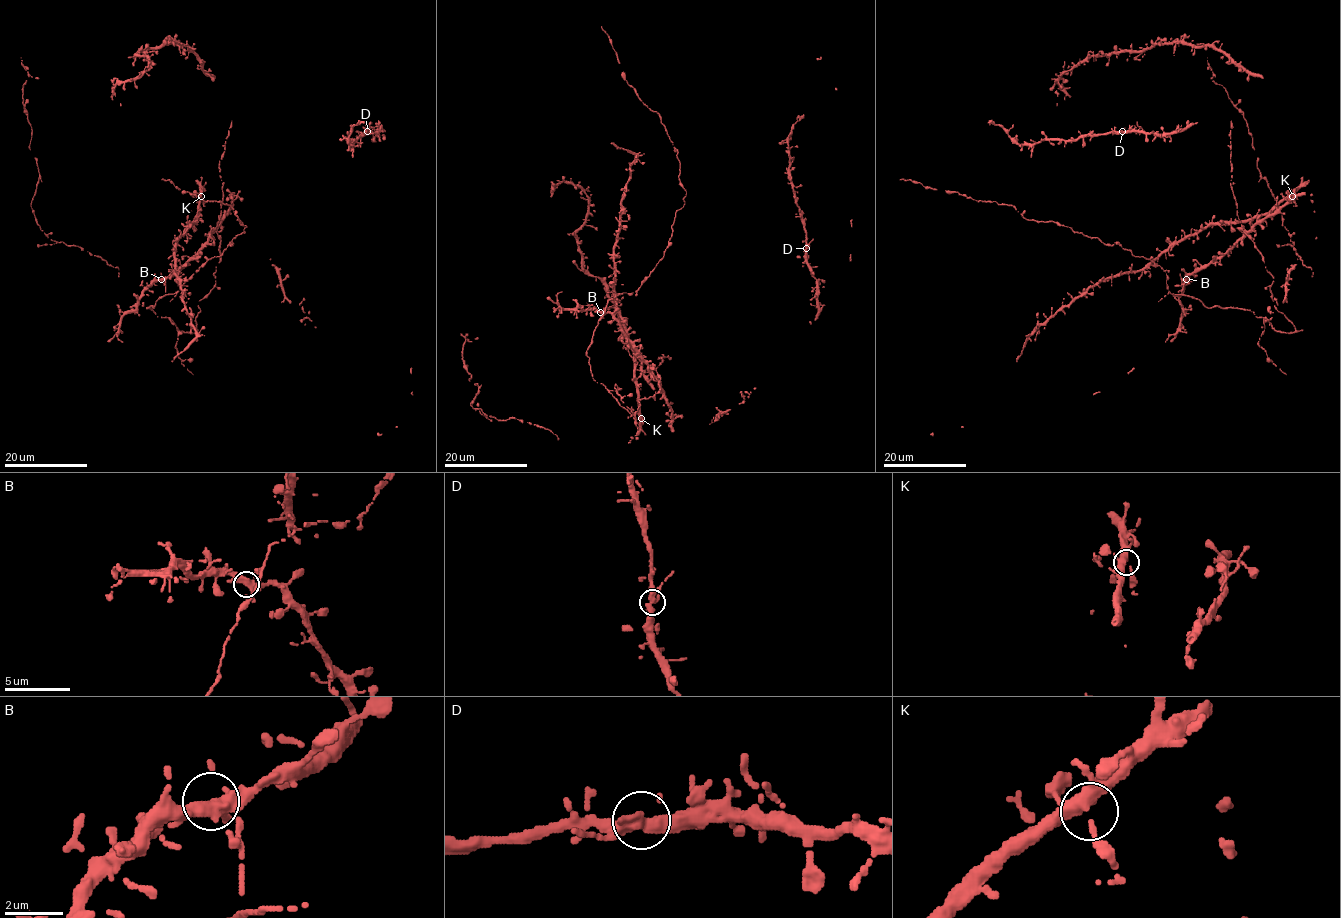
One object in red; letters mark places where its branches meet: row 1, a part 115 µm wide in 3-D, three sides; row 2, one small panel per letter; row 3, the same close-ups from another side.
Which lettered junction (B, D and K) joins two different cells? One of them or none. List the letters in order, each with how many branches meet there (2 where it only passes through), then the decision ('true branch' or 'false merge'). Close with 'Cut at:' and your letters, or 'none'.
B: branches 4; true branch
D: branches 4; true branch
K: branches 4; true branch
Cut at: none

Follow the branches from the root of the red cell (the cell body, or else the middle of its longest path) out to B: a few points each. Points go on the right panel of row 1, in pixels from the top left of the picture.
B: (1245, 310), (1217, 305), (1207, 308), (1198, 299), (1181, 294), (1186, 279)

